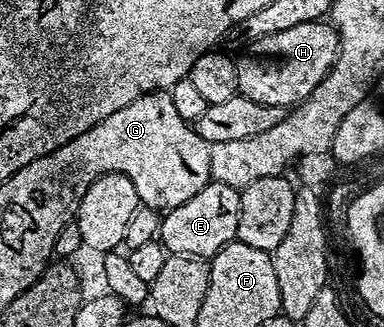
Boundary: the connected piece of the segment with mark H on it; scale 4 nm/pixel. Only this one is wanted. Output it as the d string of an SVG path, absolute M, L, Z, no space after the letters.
M324 20L302 22L290 30L255 40L249 52L249 56L236 60L239 95L288 110L301 104L326 78L340 55L340 34Z

